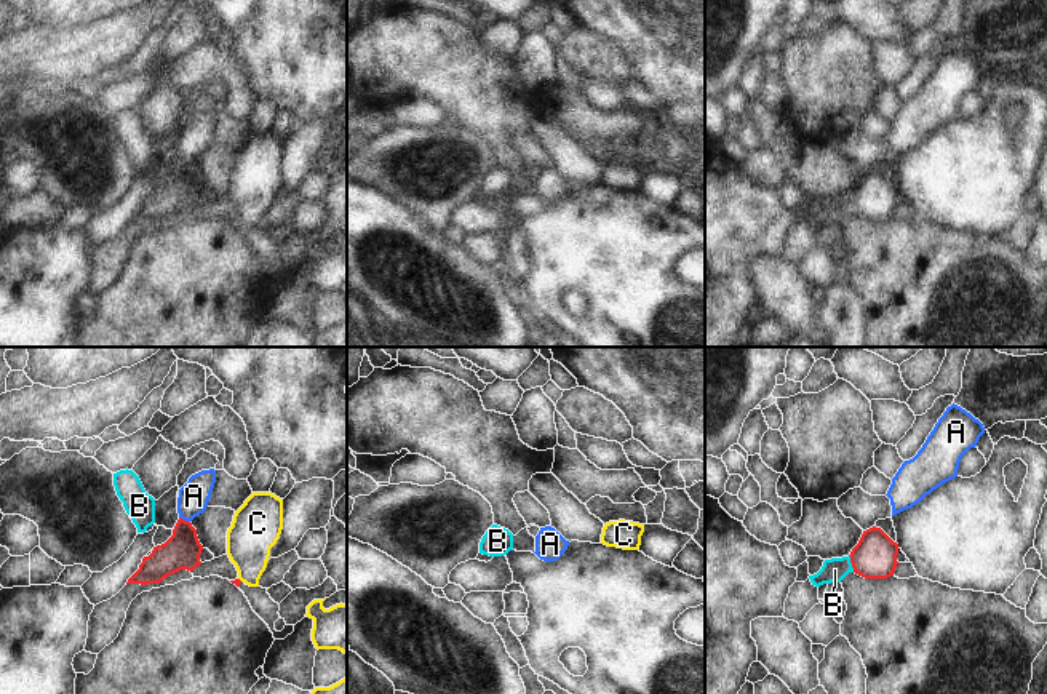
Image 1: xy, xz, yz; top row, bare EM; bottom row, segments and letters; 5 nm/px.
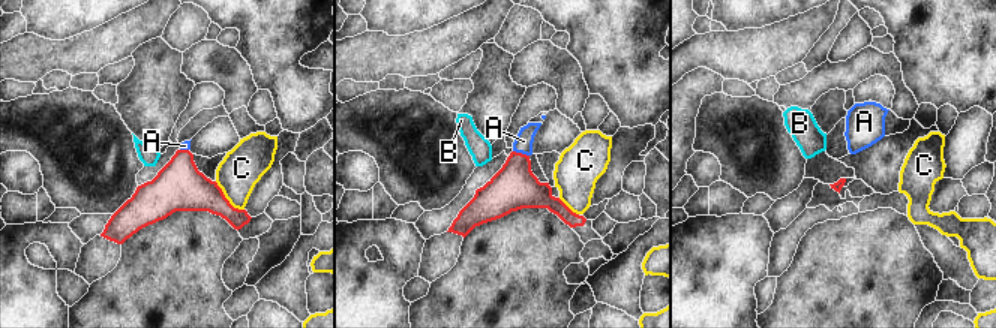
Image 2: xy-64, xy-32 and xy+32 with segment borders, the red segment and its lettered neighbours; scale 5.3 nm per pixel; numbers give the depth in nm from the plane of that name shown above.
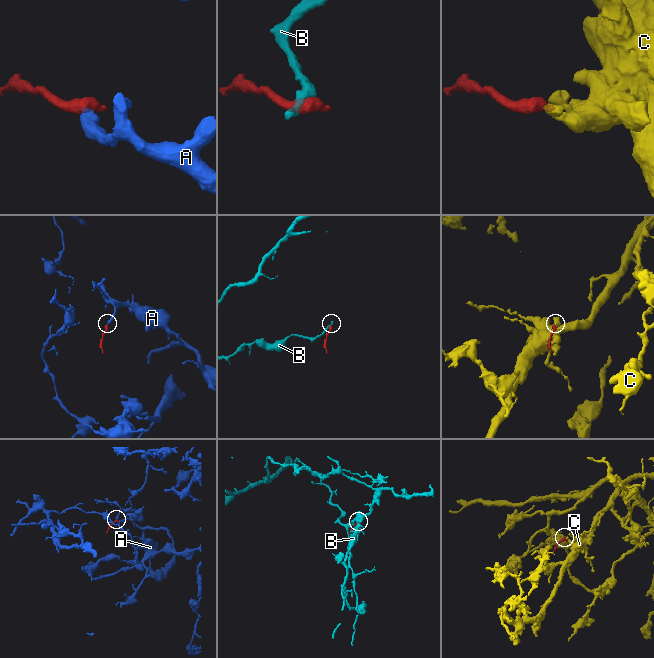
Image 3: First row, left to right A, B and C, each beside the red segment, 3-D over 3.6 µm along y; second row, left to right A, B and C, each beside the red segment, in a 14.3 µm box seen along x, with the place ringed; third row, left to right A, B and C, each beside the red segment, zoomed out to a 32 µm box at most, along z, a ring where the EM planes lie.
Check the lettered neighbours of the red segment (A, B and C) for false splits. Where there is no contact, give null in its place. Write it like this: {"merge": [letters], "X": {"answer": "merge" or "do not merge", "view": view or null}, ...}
{"merge": ["A"], "A": {"answer": "merge", "view": "xy"}, "B": {"answer": "do not merge", "view": "yz"}, "C": {"answer": "do not merge", "view": null}}

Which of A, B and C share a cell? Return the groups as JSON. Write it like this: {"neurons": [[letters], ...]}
{"neurons": [["A"], ["B"], ["C"]]}

